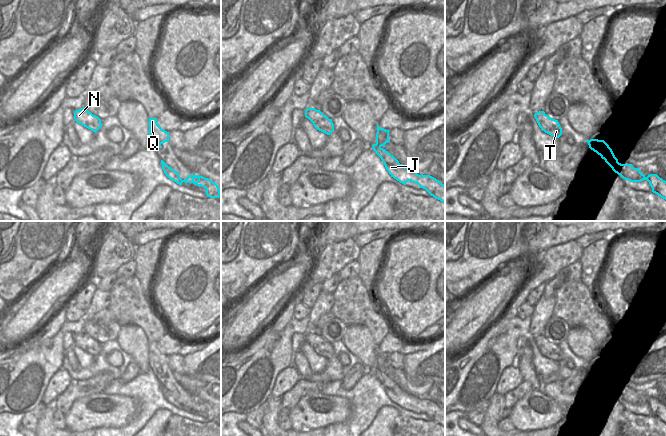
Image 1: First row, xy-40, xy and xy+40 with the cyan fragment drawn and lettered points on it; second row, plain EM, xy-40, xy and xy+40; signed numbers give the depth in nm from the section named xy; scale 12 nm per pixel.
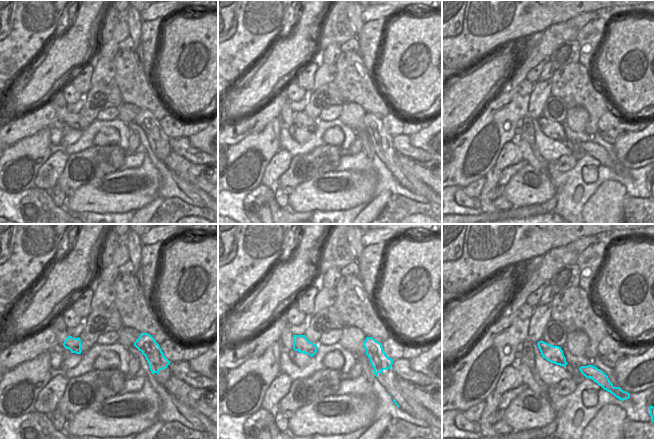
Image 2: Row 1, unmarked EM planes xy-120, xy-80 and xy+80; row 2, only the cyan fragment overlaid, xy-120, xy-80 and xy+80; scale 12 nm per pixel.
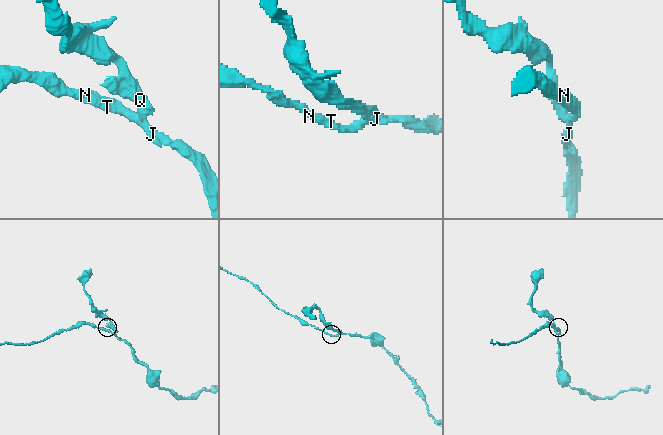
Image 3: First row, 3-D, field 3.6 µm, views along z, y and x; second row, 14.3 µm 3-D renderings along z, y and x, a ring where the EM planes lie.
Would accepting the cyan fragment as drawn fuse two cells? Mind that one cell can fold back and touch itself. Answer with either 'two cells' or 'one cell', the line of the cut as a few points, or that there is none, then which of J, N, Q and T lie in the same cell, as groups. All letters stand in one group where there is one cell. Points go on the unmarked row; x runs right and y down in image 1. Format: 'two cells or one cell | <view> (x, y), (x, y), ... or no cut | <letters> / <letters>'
two cells | xy (376, 367), (380, 371) | J N T / Q

